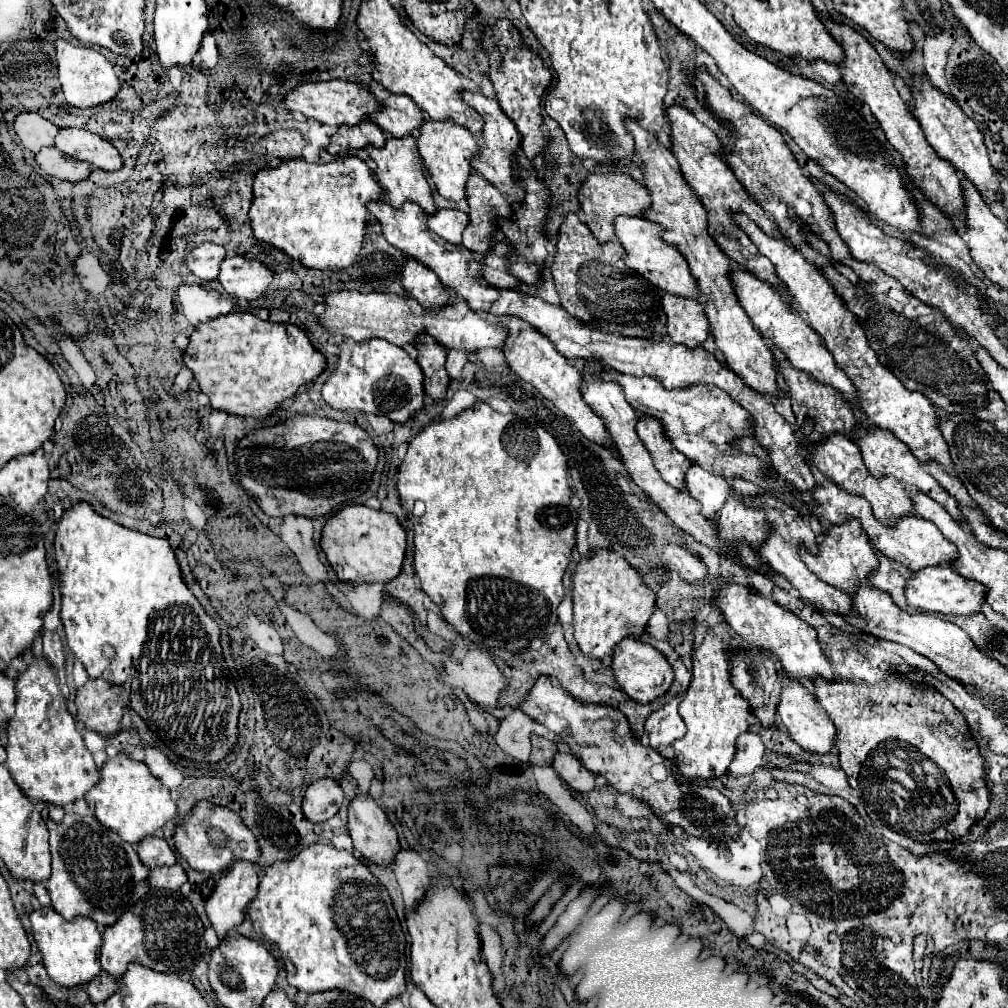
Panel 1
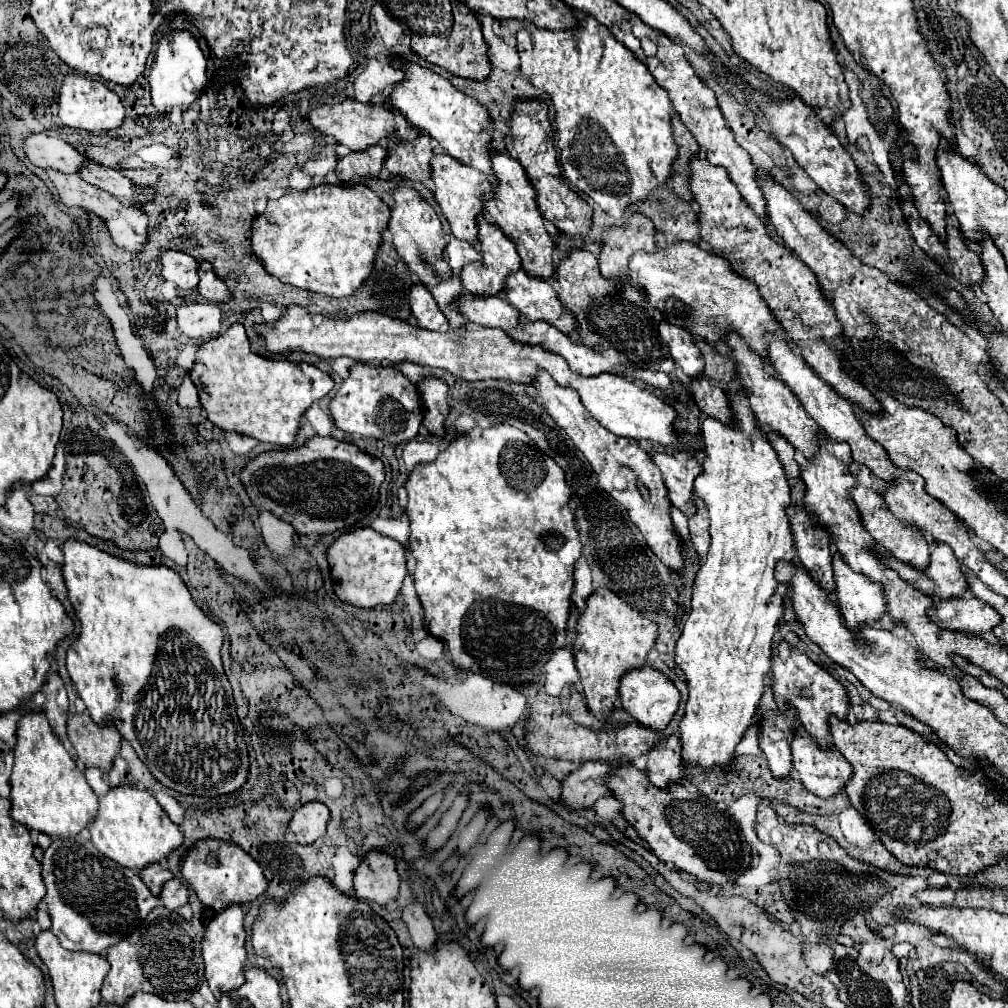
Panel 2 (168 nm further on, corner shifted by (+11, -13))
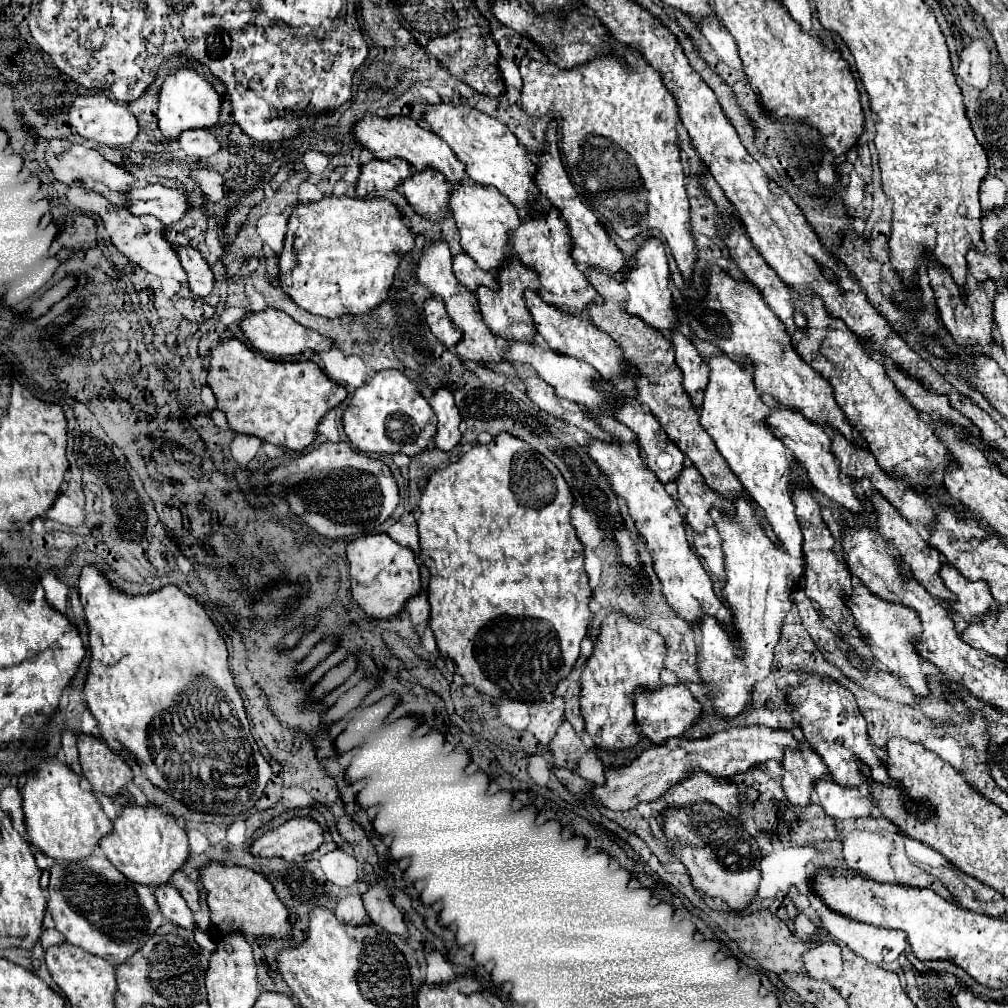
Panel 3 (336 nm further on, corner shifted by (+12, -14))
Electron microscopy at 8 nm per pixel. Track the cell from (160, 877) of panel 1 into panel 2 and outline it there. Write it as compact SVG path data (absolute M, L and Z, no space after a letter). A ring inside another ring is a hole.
M172 878L164 884L164 890L162 894L158 896L158 900L170 908L170 910L176 910L184 904L188 904L188 888L178 880L178 878Z

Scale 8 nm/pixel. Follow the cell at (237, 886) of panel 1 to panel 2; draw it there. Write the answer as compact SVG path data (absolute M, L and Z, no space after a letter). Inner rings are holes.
M232 904L224 912L220 912L206 928L206 938L202 940L202 958L206 966L206 982L212 988L216 1000L220 1000L220 994L240 988L246 980L246 930L242 924L244 912L238 904Z

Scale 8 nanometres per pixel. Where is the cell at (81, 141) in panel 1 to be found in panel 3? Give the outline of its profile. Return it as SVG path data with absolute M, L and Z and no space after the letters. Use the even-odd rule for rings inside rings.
M147 185L147 187L129 187L125 191L127 211L131 215L155 215L165 225L177 223L187 211L185 191L167 189L163 185Z

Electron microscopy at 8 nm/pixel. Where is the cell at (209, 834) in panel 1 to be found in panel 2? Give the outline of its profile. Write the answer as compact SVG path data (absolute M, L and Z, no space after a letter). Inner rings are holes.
M200 840L182 862L182 876L194 888L198 900L216 912L228 908L228 904L250 904L264 898L268 880L262 868L236 844L220 840Z

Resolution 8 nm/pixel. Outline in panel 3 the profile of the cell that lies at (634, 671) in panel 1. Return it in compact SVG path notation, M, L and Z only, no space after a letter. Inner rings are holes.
M683 683L661 685L657 689L637 687L633 693L633 703L635 703L635 719L637 719L637 725L641 727L641 733L649 737L655 745L661 745L667 739L681 735L685 729L693 725L693 721L701 713L701 705L693 699L693 695Z

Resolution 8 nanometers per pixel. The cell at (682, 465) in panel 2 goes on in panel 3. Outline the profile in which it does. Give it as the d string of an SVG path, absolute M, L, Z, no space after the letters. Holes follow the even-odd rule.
M683 465L675 483L679 503L685 507L685 521L695 533L703 533L709 525L713 525L707 511L711 507L727 507L727 499L715 493L693 465Z

